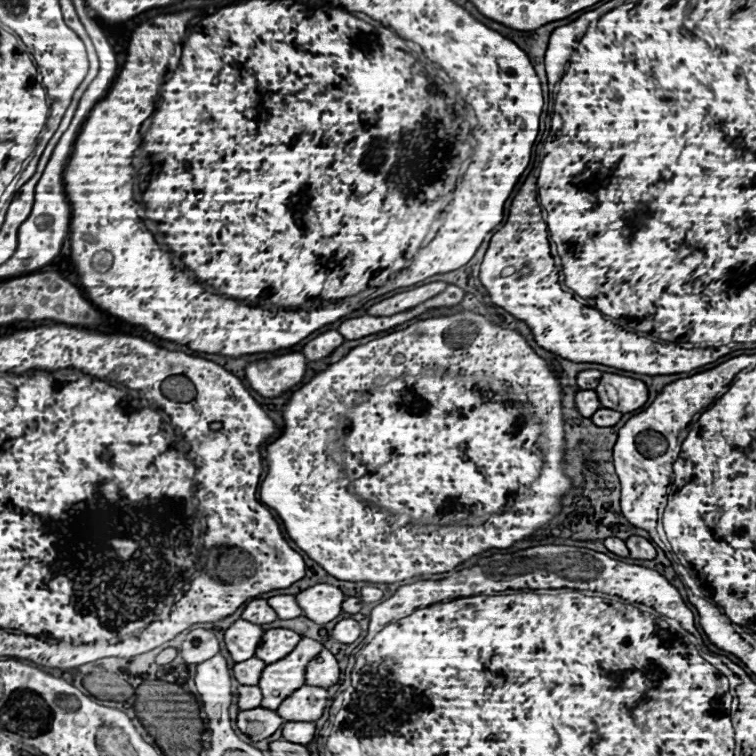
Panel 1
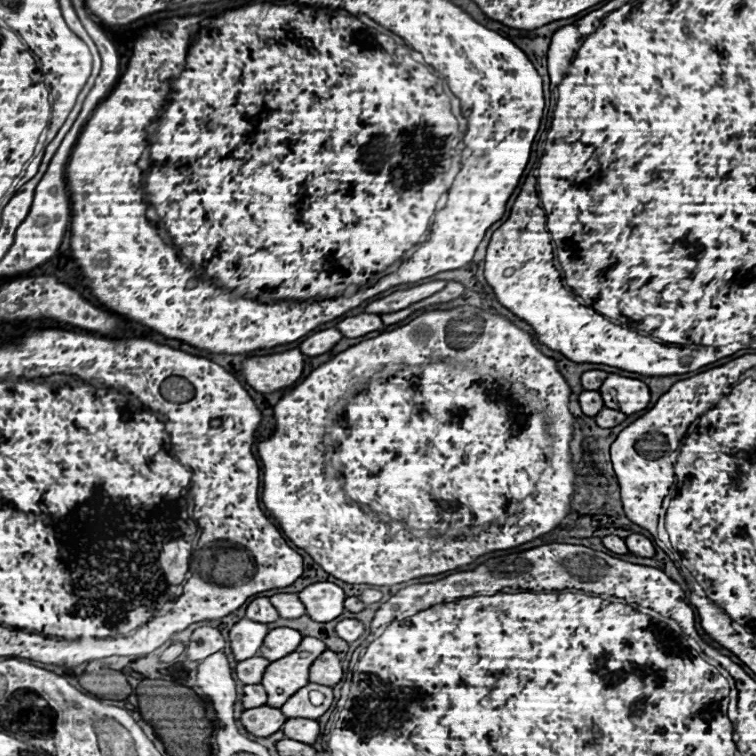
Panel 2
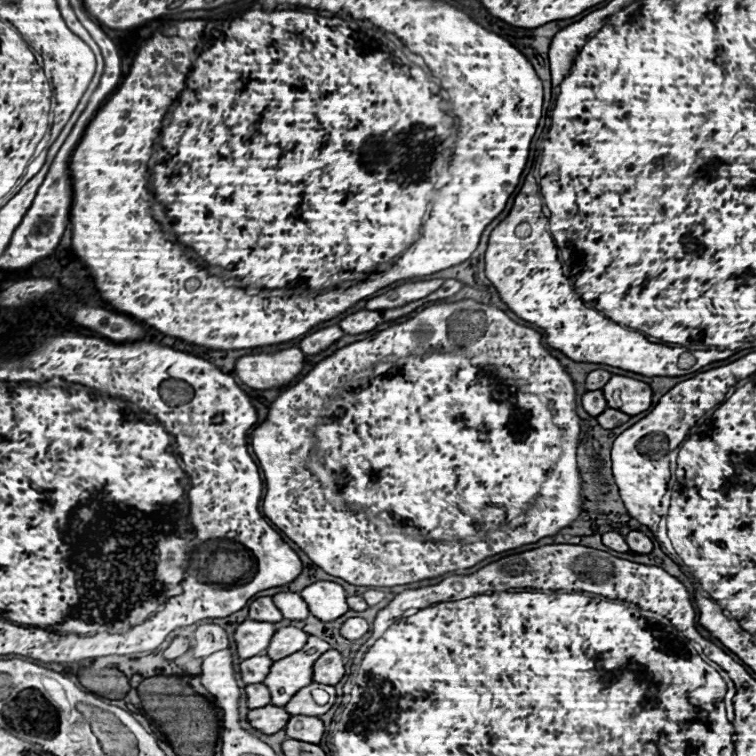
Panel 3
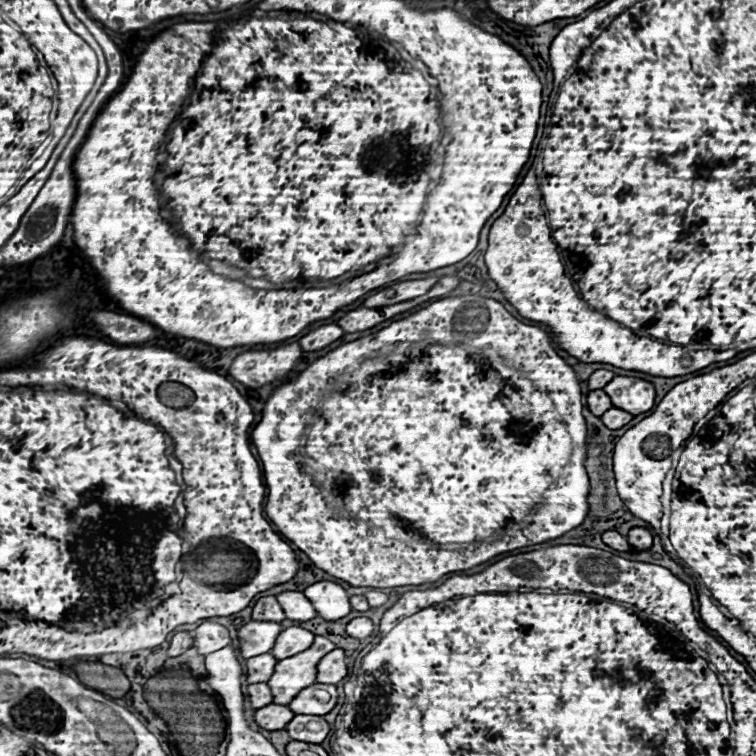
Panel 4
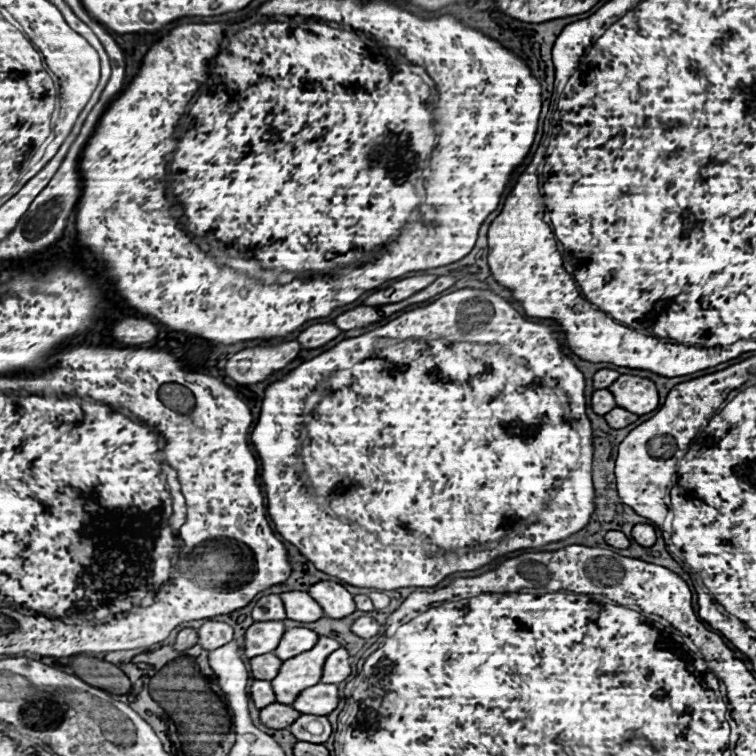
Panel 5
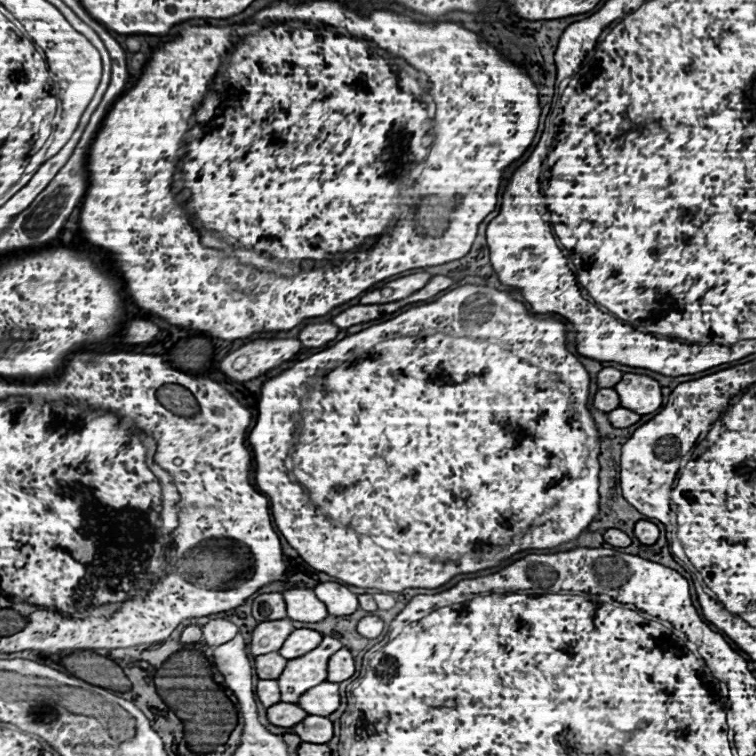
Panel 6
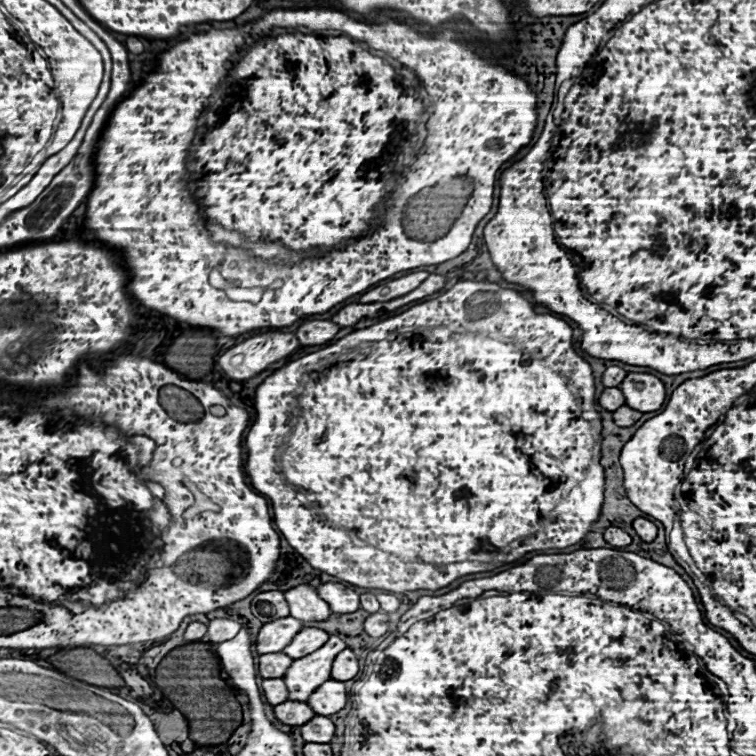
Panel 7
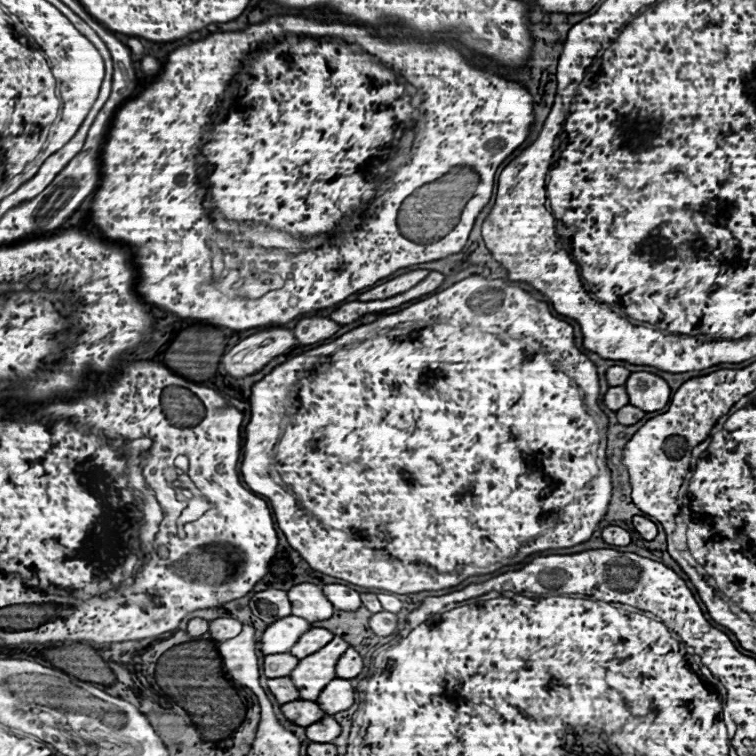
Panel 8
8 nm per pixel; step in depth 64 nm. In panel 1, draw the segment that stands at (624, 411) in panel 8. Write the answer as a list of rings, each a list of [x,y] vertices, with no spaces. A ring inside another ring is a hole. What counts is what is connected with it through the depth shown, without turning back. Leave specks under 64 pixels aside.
[[[600,408],[594,416],[592,416],[592,422],[600,428],[608,428],[608,426],[614,426],[618,420],[622,418],[620,412],[616,410],[608,410],[608,408]]]

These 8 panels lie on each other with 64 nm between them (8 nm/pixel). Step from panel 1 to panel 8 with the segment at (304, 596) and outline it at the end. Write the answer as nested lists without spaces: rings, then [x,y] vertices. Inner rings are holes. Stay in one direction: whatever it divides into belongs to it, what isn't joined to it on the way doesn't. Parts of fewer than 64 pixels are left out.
[[[326,584],[324,594],[334,604],[336,610],[358,610],[362,606],[360,594],[342,584]]]

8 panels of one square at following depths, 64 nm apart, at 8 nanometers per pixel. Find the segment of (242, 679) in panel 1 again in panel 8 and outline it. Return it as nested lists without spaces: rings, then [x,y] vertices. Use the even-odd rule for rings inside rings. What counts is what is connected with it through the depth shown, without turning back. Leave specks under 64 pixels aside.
[[[264,656],[264,674],[270,676],[288,676],[298,664],[298,658],[272,658]]]

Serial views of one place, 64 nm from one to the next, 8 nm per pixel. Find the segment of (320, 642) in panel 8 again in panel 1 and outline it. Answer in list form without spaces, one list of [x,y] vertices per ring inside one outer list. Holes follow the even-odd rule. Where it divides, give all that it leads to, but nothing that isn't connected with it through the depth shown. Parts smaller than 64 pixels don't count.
[[[288,628],[266,630],[266,634],[262,636],[262,642],[256,650],[256,658],[262,658],[266,664],[278,662],[294,650],[298,640],[302,640],[302,636]]]

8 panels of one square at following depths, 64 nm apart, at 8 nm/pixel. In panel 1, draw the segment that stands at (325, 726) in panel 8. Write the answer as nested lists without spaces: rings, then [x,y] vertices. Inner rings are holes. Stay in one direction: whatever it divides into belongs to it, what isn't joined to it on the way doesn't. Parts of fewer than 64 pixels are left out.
[[[286,722],[282,726],[282,736],[298,744],[310,744],[314,738],[314,732],[316,732],[314,722]]]

